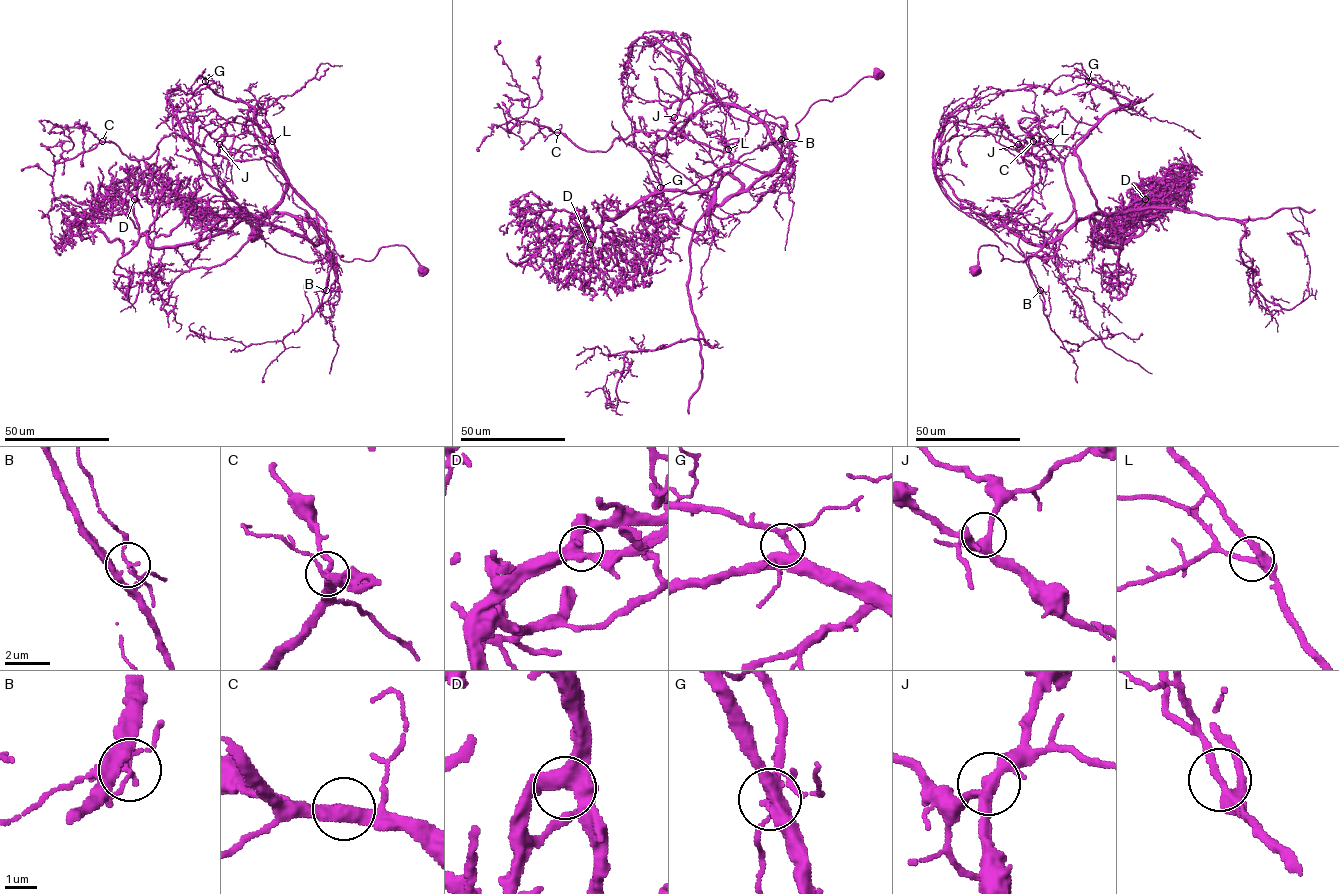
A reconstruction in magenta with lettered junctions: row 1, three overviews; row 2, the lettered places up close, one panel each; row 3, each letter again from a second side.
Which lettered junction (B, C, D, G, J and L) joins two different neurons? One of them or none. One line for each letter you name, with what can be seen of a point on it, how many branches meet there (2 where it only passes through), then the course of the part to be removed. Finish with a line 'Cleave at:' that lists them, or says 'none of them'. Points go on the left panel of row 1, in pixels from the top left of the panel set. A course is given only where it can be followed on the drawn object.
B: (326, 290) | 3 | (326, 289), (325, 222), (272, 156), (171, 133), (144, 159), (106, 141), (65, 159), (86, 124), (80, 167)
Cleave at: B

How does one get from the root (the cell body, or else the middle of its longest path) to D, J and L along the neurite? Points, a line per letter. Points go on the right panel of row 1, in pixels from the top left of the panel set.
D: (974, 270), (982, 245), (1052, 255), (1092, 213), (1119, 247), (1145, 199)
J: (974, 270), (982, 245), (997, 246), (1001, 261), (1052, 255), (1074, 222), (1062, 164), (1018, 144)
L: (974, 270), (982, 245), (997, 246), (1001, 261), (1052, 255), (1053, 243), (1073, 224), (1064, 159), (1050, 141)

